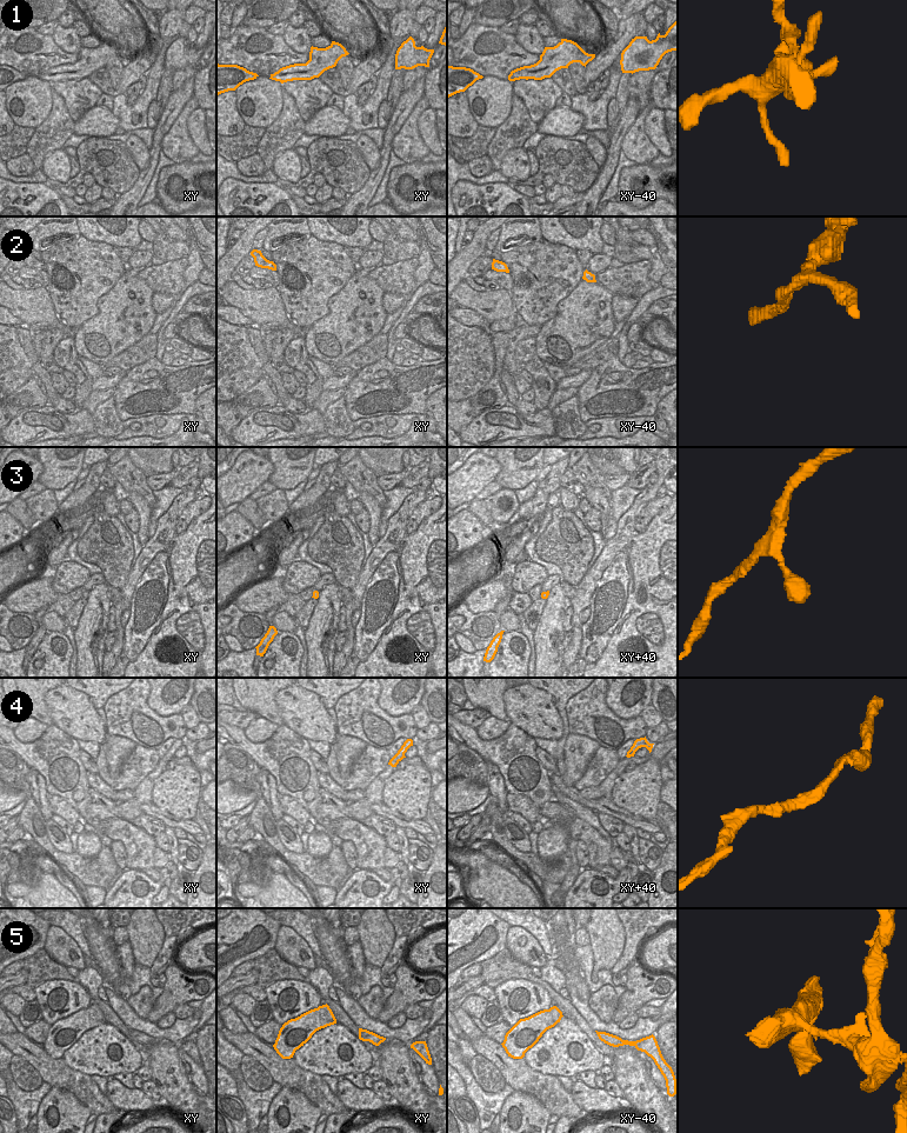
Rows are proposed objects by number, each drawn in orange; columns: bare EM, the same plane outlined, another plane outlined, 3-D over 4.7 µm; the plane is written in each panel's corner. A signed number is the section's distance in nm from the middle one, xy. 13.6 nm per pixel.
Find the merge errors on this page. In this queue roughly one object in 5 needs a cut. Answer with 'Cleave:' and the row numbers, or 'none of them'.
Cleave: 5

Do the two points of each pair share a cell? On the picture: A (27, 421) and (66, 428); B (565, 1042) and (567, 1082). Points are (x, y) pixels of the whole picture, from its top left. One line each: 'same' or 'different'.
A: same
B: different

